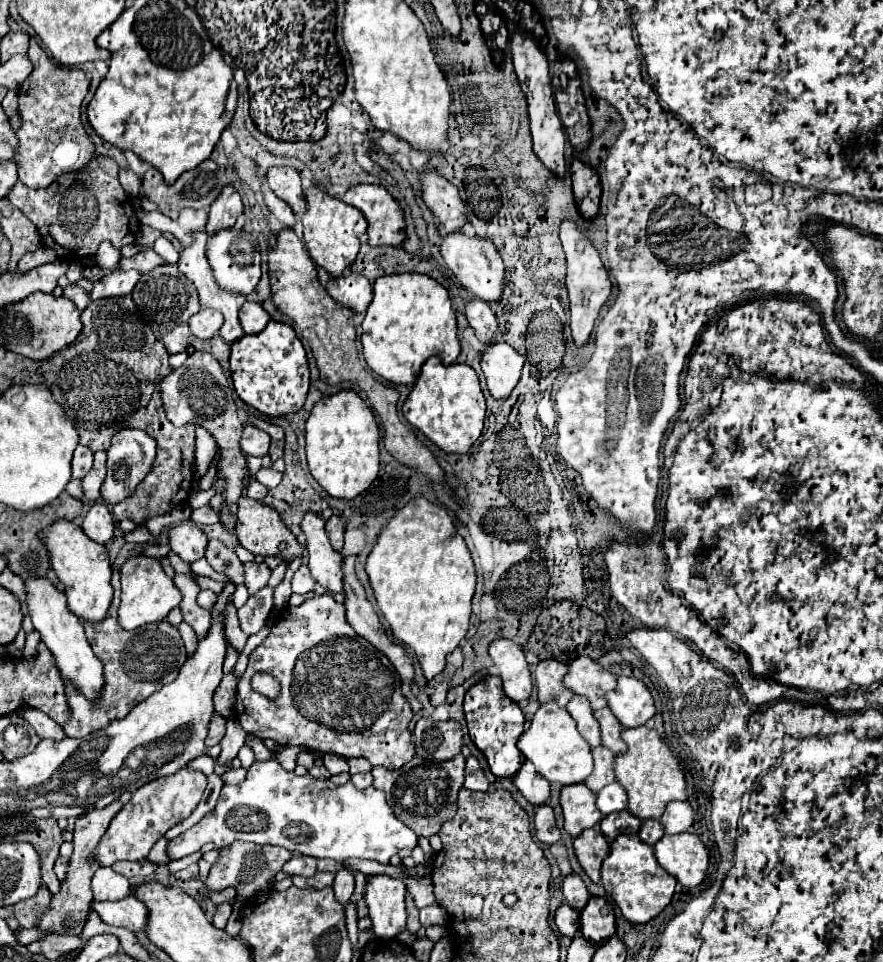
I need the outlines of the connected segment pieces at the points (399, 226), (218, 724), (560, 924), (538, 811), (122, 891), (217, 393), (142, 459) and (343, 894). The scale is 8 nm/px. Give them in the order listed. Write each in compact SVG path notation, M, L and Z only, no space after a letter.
M359 183L349 187L337 199L345 201L347 205L357 207L369 227L367 237L371 245L401 245L405 239L405 219L401 205L389 195L389 191L381 185L367 185Z
M215 715L211 719L209 735L207 735L207 741L205 741L207 745L217 745L223 739L223 735L225 735L225 723L227 723L227 719L223 715Z
M567 903L559 905L557 911L555 911L555 925L559 929L561 935L567 935L567 937L573 937L579 929L579 915L573 907L569 907Z
M543 803L541 807L535 807L535 819L533 819L533 823L535 823L535 835L537 835L539 841L551 845L551 843L555 843L555 841L561 839L561 833L559 833L559 829L555 825L553 809L547 803Z
M101 867L93 877L93 901L119 901L131 895L127 877L115 873L111 867Z
M209 353L189 355L183 367L175 369L171 375L167 375L161 381L161 393L163 393L163 405L165 405L167 419L173 425L181 427L185 423L199 423L215 437L221 449L219 453L221 459L217 463L217 469L227 479L225 501L227 505L237 503L243 495L243 485L249 475L249 467L247 467L247 457L241 453L241 447L239 447L243 423L237 415L237 407L233 403L233 391L227 383L227 377L221 371L219 361L213 359Z
M121 429L113 435L111 447L107 449L107 477L105 483L101 487L101 497L107 505L117 505L117 503L109 503L107 499L111 497L111 501L117 501L115 495L119 495L119 503L127 501L137 485L147 477L147 473L151 471L155 461L155 441L149 439L147 433L139 431L139 429Z
M341 869L335 873L335 881L333 881L333 891L335 891L335 897L341 901L341 903L347 903L351 893L353 893L353 873L349 869Z

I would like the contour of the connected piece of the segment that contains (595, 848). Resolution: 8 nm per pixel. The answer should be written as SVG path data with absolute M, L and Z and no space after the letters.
M593 827L593 829L585 829L579 837L575 837L573 847L575 847L575 855L581 863L581 867L585 869L585 873L589 875L589 879L593 883L599 883L601 881L599 869L601 869L601 861L609 853L609 841L605 841L603 833L597 827Z

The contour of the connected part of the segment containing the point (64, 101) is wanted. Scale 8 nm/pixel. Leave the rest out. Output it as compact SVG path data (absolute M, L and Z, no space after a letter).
M31 37L27 57L33 63L33 71L19 87L19 115L23 125L17 131L19 147L13 161L17 165L19 179L31 189L41 189L53 183L59 173L81 169L95 153L79 117L79 107L87 95L89 79L78 68L55 65L35 43L35 37Z

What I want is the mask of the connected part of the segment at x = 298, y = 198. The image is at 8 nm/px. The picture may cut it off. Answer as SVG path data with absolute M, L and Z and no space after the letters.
M273 167L267 171L267 181L269 187L275 191L279 199L283 199L295 215L301 215L305 207L305 195L301 189L301 179L299 173L291 167Z

